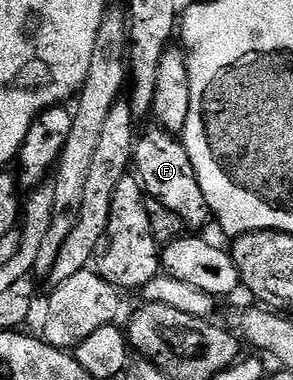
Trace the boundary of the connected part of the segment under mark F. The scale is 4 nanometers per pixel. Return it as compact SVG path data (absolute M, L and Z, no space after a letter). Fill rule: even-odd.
M151 124L147 131L140 133L133 147L133 174L143 187L144 195L151 202L159 202L169 212L175 214L180 223L192 226L192 231L199 232L209 222L209 211L199 181L195 175L193 164L187 155L187 147L176 135Z

